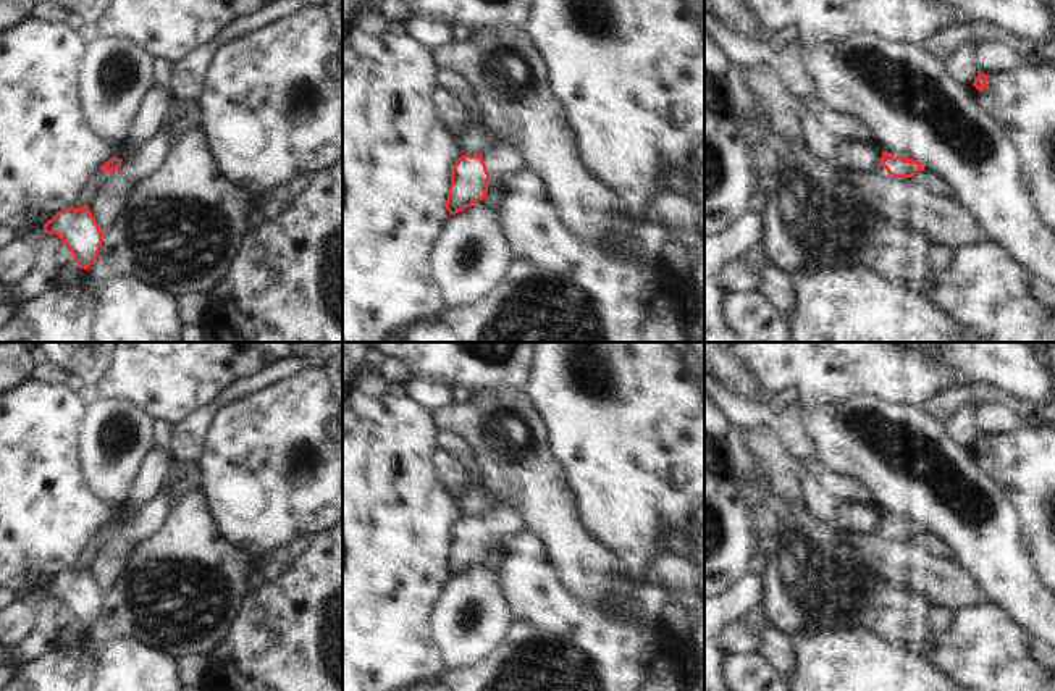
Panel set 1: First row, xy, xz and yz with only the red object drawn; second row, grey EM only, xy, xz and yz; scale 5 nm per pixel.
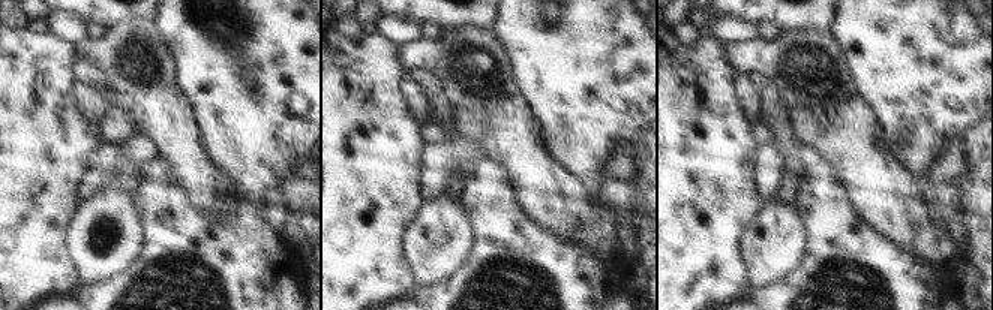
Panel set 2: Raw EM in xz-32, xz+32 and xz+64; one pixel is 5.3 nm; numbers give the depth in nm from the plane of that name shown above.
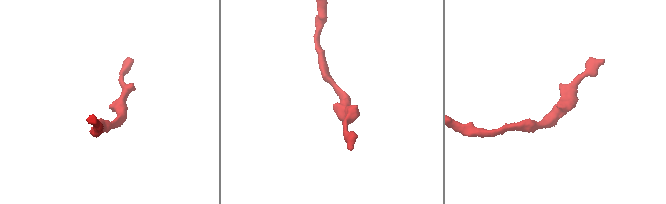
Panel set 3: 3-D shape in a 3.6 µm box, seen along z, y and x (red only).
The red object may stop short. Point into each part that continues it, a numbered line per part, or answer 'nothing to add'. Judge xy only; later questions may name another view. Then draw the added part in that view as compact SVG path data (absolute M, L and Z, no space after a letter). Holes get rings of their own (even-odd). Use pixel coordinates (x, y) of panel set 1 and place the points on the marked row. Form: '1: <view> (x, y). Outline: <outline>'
1: xy (149, 155). Outline: M173 97L155 136L139 145L131 158L121 161L118 168L120 176L129 184L136 184L157 171L170 149L170 123L194 107L195 100L181 100Z

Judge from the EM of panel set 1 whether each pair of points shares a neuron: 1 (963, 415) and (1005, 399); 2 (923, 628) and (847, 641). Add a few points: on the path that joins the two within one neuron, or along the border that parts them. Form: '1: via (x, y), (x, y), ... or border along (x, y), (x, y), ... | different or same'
1: border along (978, 402), (968, 402), (944, 425) | different
2: border along (842, 628), (865, 627), (892, 644) | different

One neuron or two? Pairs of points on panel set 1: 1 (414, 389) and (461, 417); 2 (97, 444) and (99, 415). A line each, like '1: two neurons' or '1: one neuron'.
1: two neurons
2: one neuron

